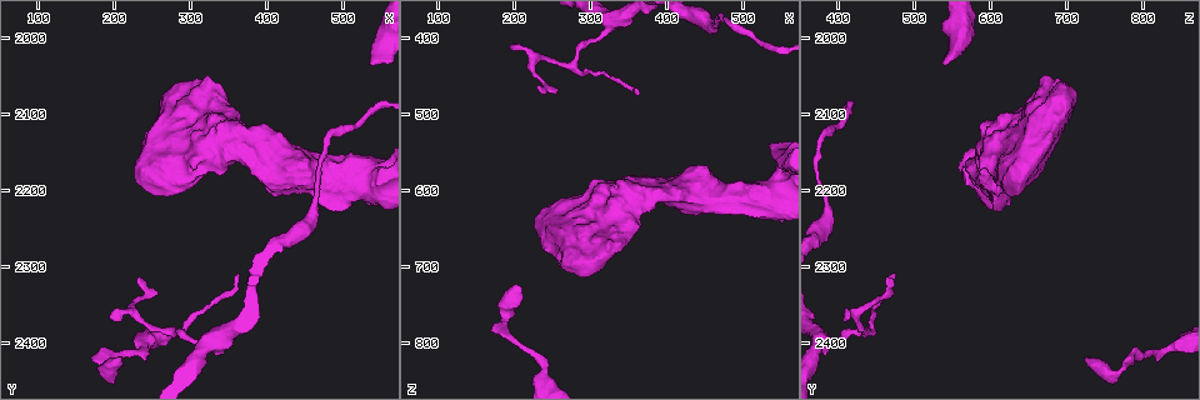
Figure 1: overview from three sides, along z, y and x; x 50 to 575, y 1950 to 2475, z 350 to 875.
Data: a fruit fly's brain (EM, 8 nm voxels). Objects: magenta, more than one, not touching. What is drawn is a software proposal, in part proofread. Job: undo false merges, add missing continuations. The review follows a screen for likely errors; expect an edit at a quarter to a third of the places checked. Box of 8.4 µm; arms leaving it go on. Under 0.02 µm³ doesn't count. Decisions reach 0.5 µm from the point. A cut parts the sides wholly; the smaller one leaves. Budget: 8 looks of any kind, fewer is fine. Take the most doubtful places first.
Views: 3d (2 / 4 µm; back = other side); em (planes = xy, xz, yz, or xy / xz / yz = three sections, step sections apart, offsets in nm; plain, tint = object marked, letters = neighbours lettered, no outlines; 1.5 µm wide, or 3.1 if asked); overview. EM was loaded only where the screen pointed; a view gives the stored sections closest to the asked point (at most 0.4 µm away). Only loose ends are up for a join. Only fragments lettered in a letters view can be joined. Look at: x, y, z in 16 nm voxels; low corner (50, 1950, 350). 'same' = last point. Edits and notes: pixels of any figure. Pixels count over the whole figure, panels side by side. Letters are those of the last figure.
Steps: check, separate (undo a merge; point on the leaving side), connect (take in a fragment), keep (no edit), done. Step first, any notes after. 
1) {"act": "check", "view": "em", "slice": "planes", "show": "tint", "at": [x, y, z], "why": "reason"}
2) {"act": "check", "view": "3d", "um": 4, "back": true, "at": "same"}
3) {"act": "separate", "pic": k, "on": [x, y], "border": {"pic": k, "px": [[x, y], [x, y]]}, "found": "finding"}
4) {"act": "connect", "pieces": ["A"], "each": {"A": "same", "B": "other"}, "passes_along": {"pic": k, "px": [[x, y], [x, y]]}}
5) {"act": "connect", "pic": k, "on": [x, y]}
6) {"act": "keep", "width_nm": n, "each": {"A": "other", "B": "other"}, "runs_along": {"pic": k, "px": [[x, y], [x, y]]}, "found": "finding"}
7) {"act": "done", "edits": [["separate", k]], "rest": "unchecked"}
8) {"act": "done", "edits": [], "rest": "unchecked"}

{"act": "check", "view": "em", "slice": "planes", "show": "plain", "at": [535, 2030, 540], "why": "free end"}

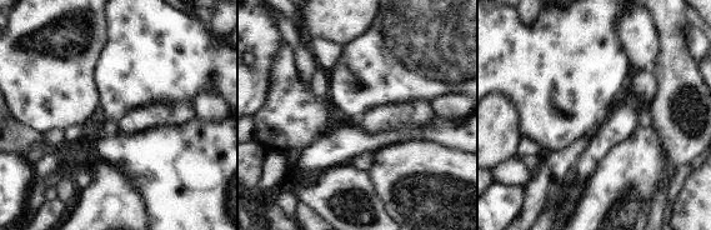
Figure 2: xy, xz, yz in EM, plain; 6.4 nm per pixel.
{"act": "check", "view": "em", "slice": "planes", "show": "letters", "at": "same", "why": "see the neighbours"}

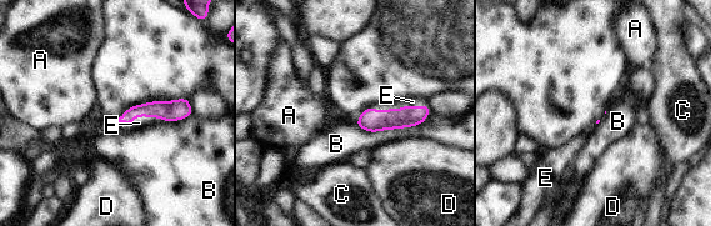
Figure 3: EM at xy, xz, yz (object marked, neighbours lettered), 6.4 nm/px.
{"act": "connect", "pieces": ["E"], "each": {"A": "other", "B": "other", "C": "other", "D": "other", "E": "same"}, "passes_along": {"pic": 3, "px": [[371, 120], [400, 109], [412, 101]]}, "found": "it goes on there"}

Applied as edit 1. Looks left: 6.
{"act": "check", "view": "overview", "why": "redraw"}

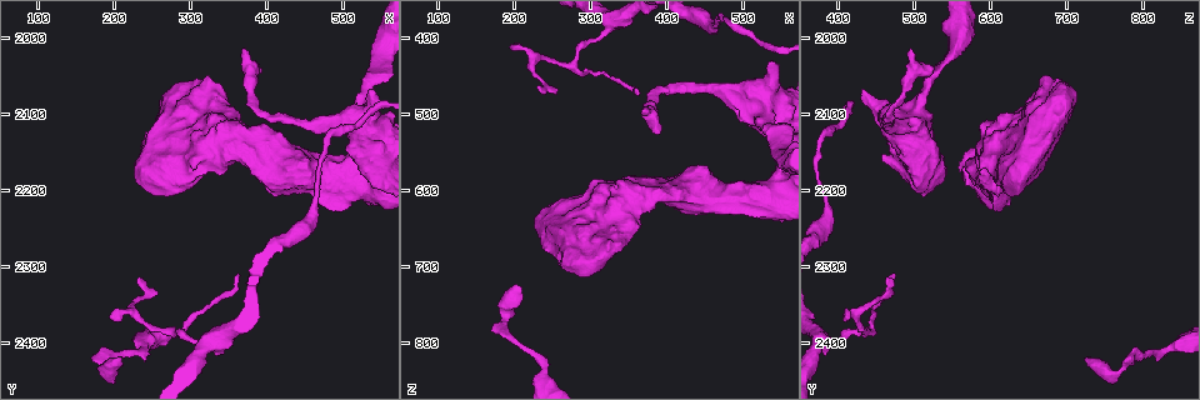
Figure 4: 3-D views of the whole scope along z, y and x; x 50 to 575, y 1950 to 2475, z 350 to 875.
{"act": "check", "view": "em", "slice": "xy", "step": 4, "show": "letters", "at": [365, 2310, 470], "why": "tapers out"}

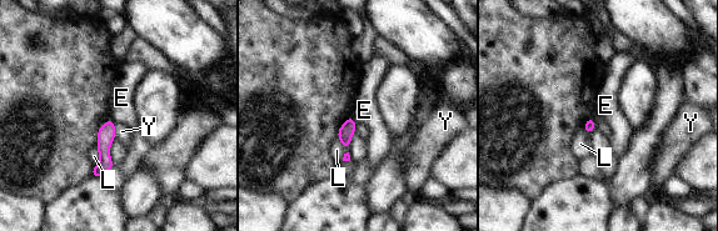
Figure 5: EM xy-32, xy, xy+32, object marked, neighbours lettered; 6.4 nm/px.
{"act": "keep", "longest_contact_nm": ["L", 160], "each": {"E": "other", "L": "other", "Y": "other"}, "runs_along": {"pic": 5, "px": [[110, 124], [104, 164], [94, 174]]}, "found": "none of them fits"}

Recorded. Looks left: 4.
{"act": "check", "view": "em", "slice": "xz", "step": 4, "show": "letters", "at": [195, 2370, 415], "why": "tapers out"}

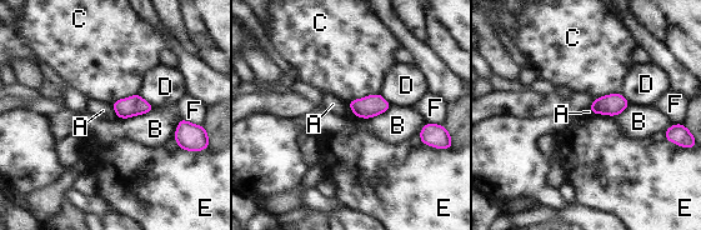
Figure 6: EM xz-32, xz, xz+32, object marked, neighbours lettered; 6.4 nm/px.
{"act": "check", "view": "em", "slice": "planes", "show": "letters", "at": "same", "why": "cut it another way"}

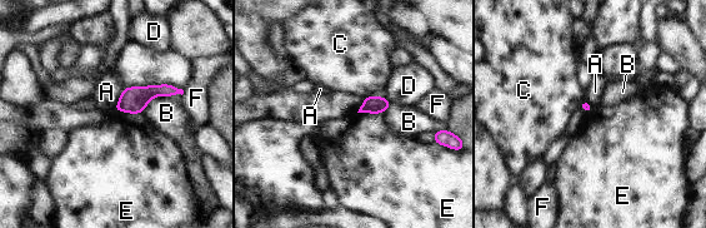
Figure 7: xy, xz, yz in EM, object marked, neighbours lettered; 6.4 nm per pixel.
{"act": "keep", "each": {"A": "other", "B": "other", "C": "other", "D": "other", "E": "other", "F": "other"}, "border": {"pic": 7, "px": [[113, 110], [143, 113]]}, "found": "none of them fits"}

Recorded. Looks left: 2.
{"act": "done", "edits": [["connect", 3]], "rest": "unchecked"}

